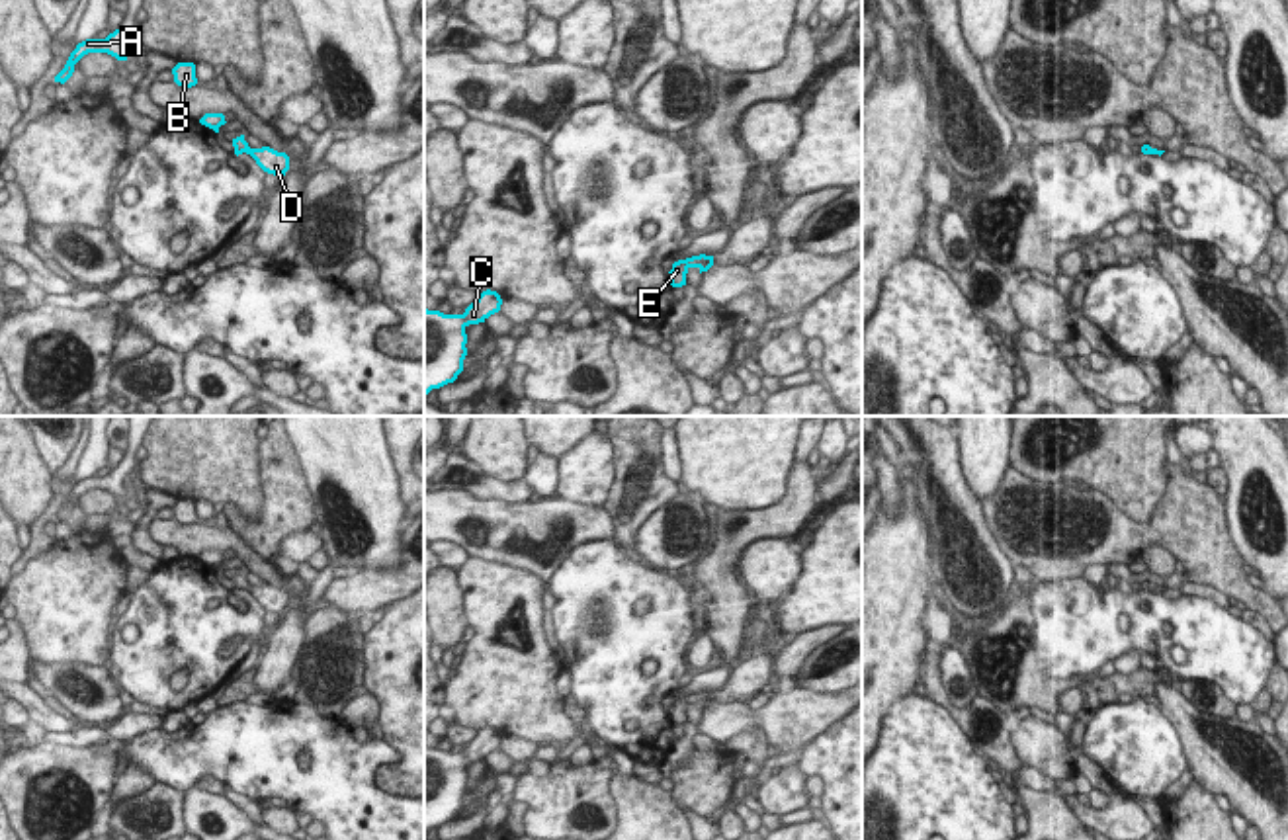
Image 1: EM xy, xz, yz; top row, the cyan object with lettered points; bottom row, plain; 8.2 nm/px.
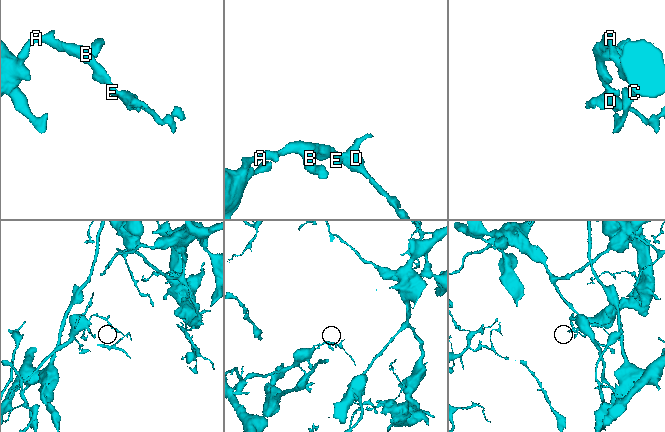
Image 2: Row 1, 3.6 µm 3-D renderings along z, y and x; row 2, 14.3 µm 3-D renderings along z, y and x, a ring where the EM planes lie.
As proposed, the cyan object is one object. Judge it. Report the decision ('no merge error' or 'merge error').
no merge error

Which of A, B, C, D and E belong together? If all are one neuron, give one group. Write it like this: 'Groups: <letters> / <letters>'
Groups: A B C D E.

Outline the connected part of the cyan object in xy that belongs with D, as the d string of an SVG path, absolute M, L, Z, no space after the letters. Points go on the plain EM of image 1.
M244 572L233 576L233 584L236 594L242 590L250 592L264 609L274 611L279 617L289 608L289 594L285 590L278 590L270 584L250 586Z

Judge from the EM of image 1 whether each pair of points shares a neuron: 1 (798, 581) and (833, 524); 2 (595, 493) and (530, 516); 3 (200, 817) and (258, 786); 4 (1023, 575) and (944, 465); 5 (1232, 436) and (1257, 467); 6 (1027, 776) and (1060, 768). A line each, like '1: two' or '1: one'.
1: one
2: two
3: two
4: two
5: one
6: two

